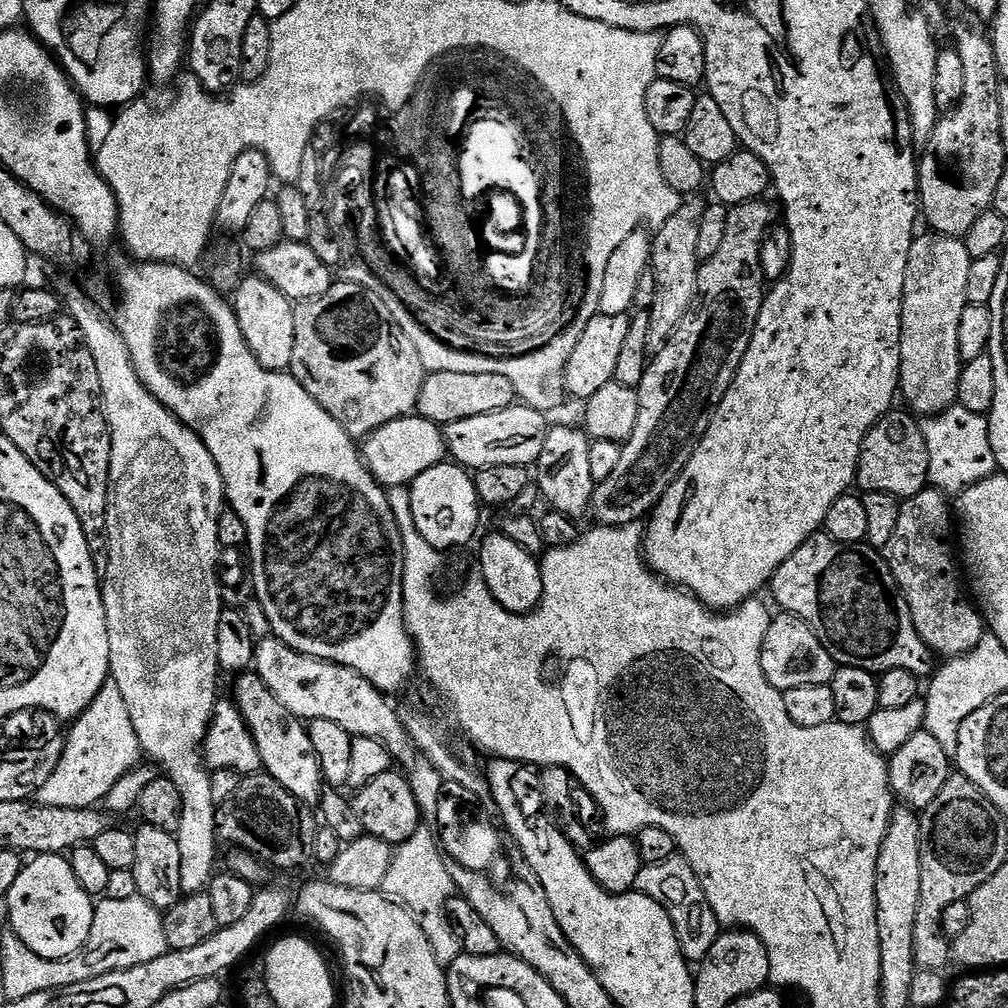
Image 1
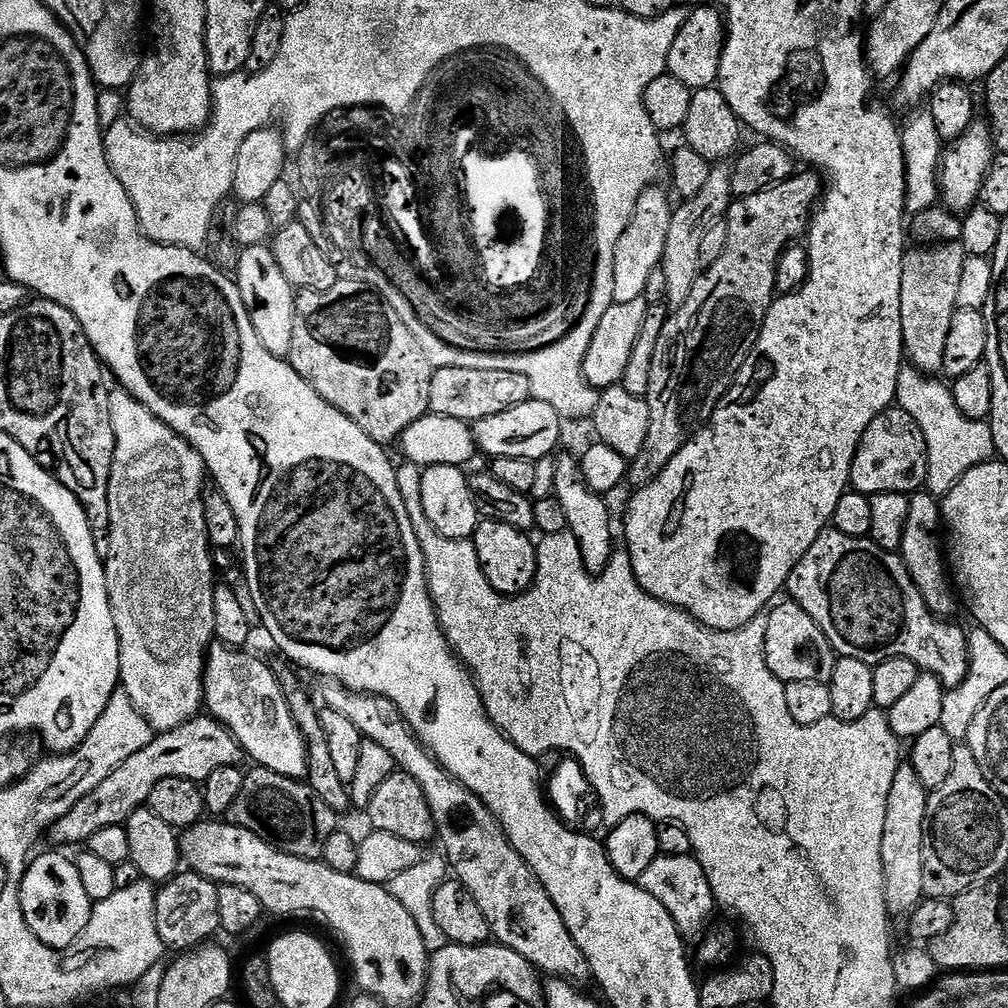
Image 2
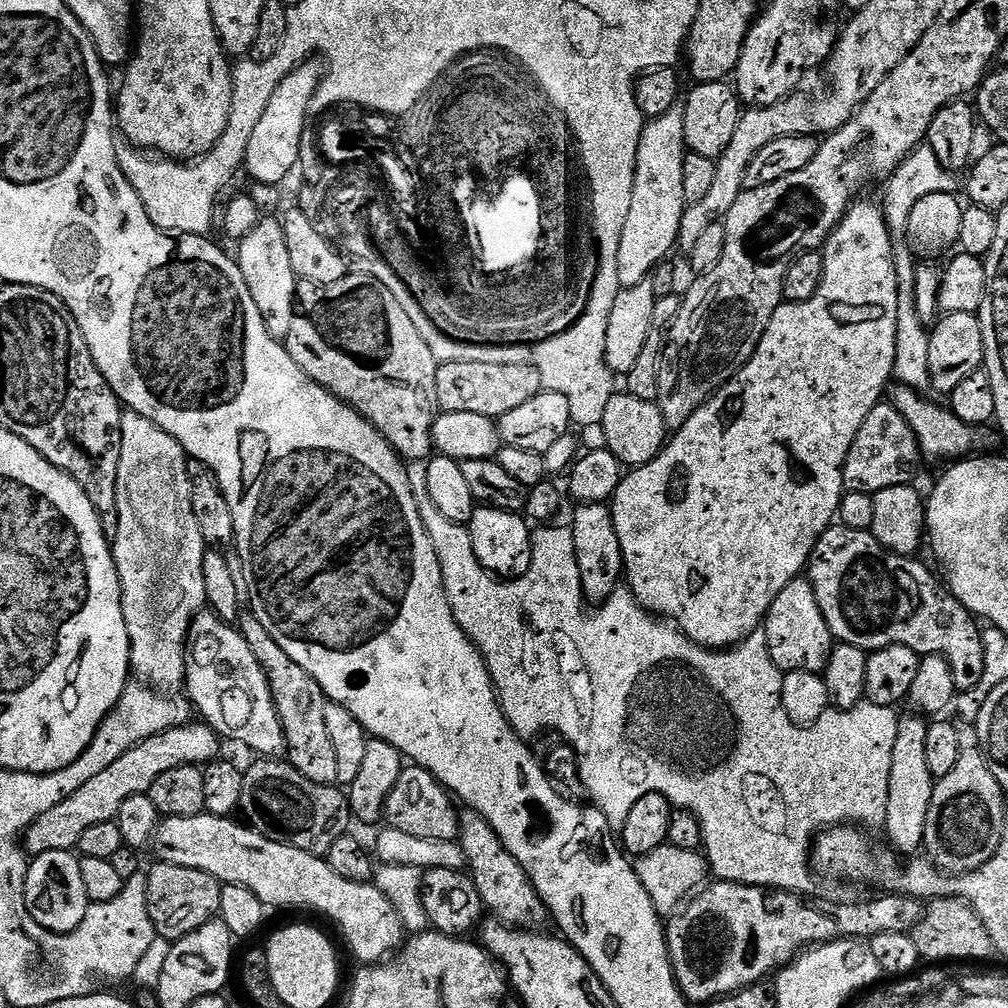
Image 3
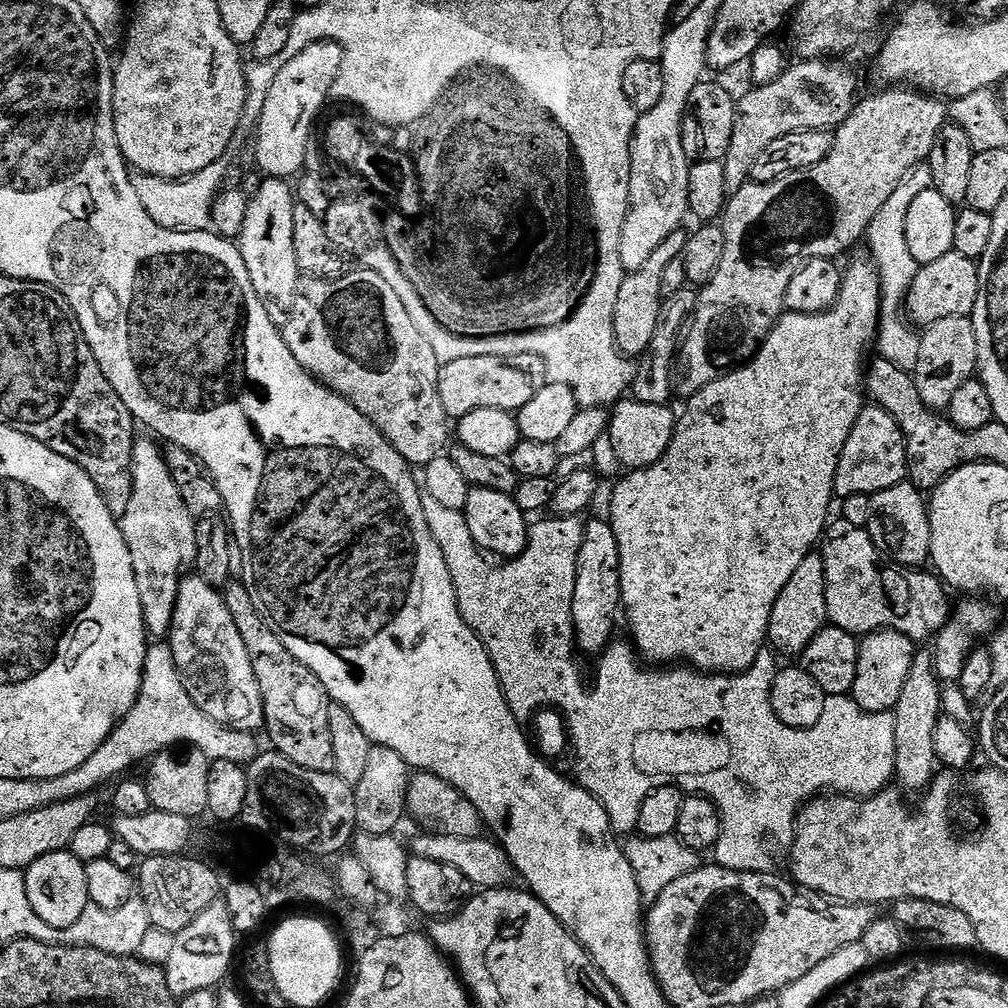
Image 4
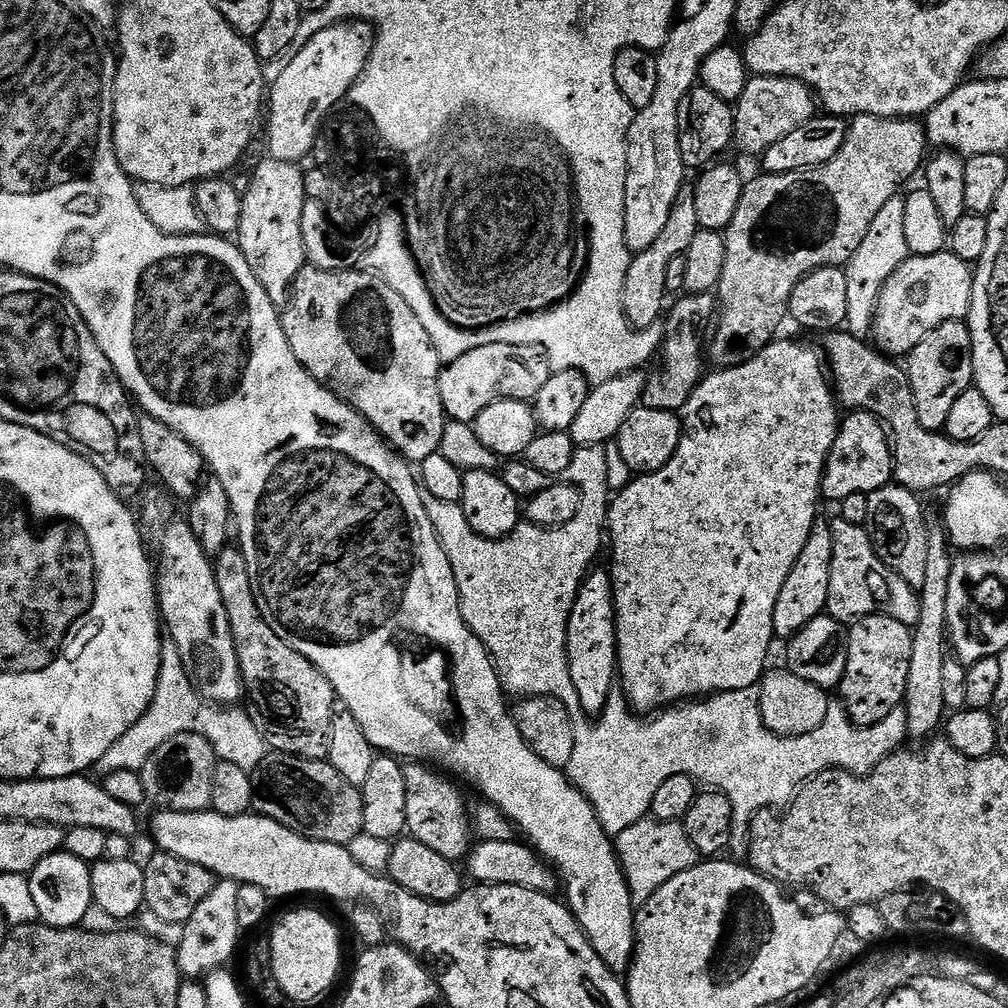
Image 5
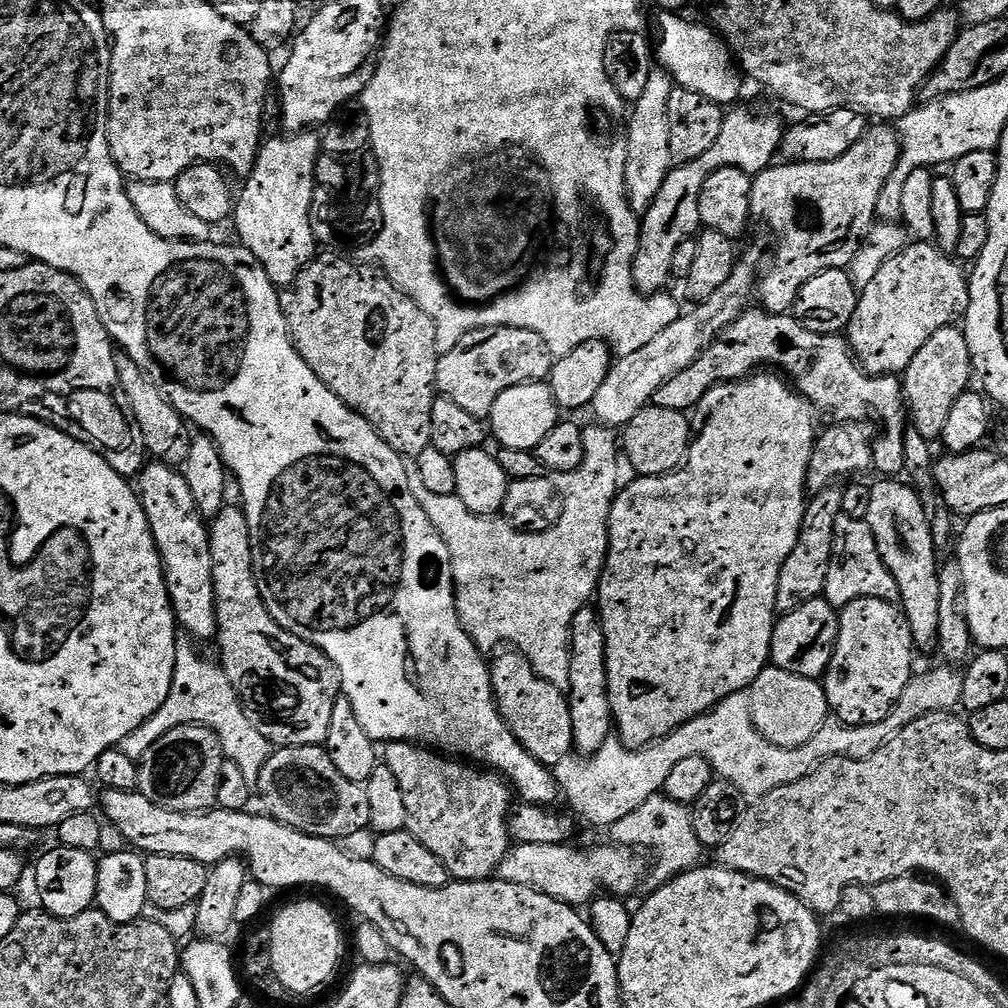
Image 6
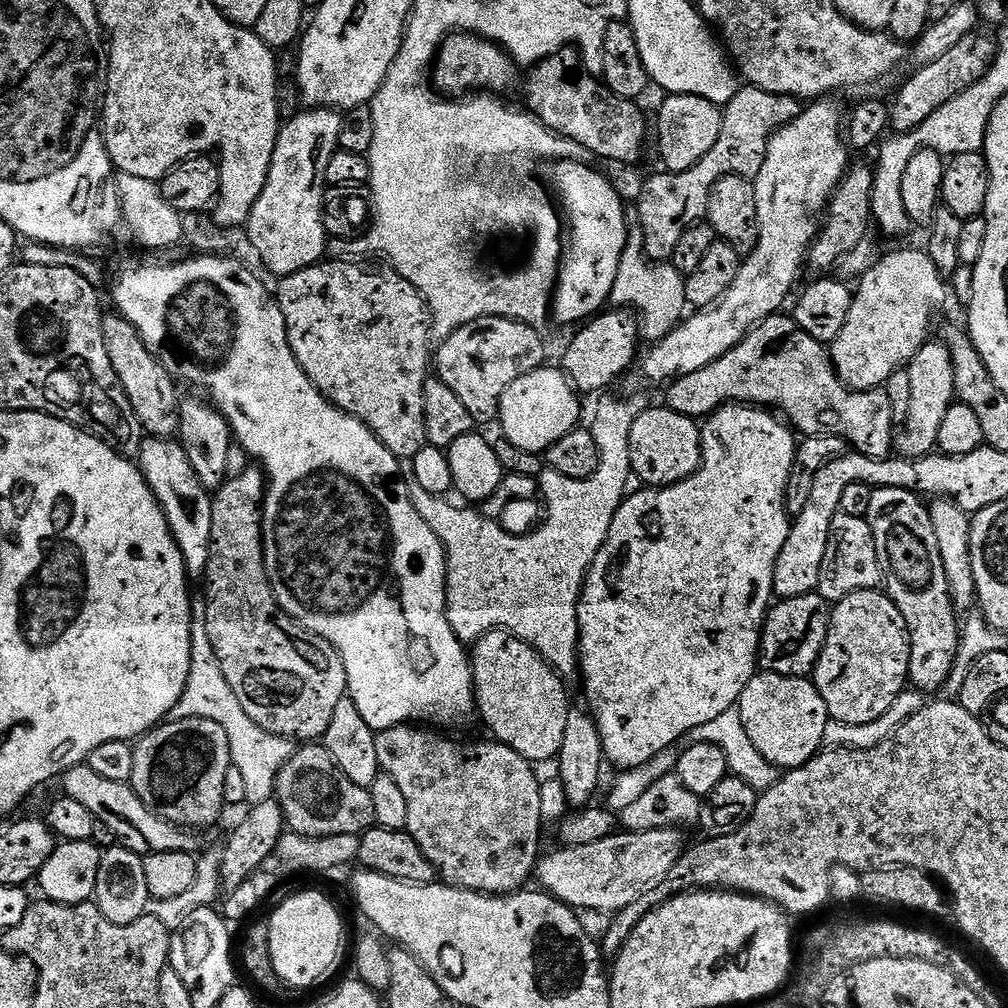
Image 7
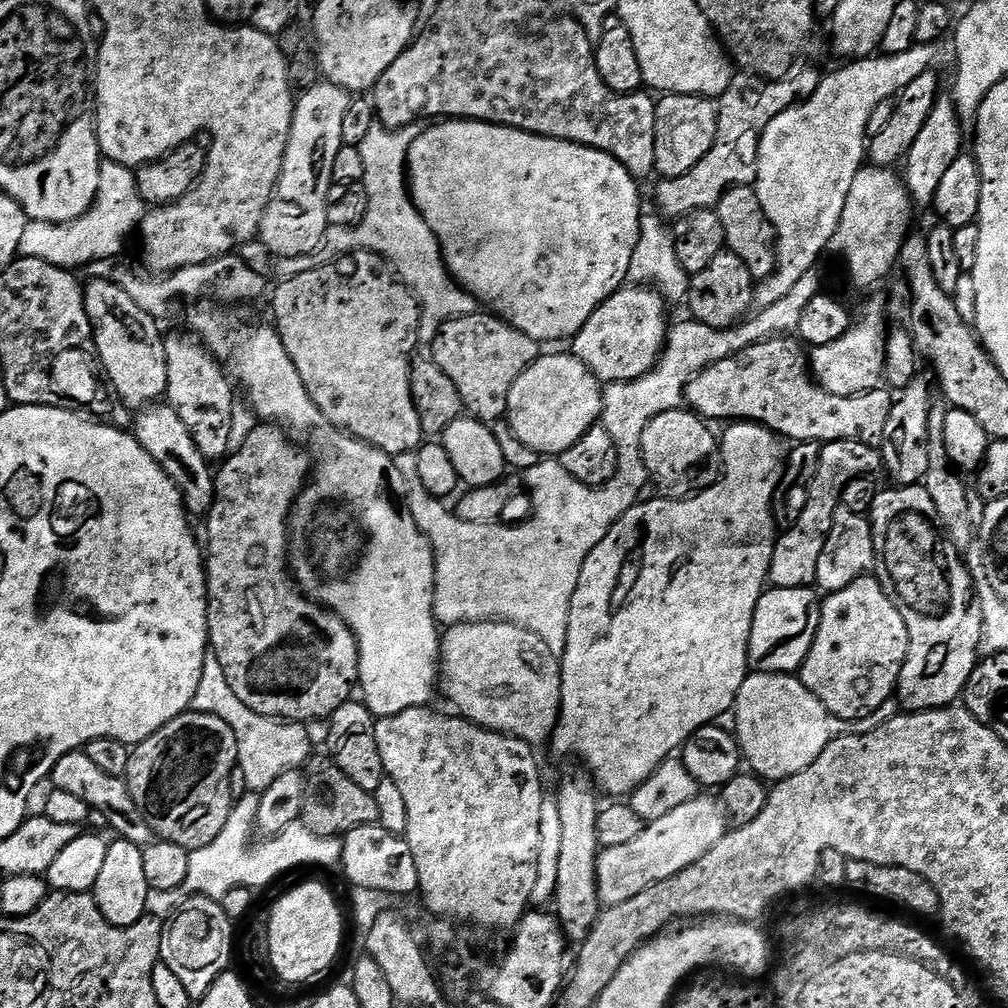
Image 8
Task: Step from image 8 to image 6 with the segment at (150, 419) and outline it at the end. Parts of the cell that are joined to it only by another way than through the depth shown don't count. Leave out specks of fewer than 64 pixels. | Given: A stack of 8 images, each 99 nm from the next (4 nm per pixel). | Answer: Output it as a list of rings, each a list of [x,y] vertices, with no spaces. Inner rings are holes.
[[[145,463],[144,471],[138,477],[138,495],[154,534],[160,561],[164,564],[164,577],[177,625],[193,641],[211,641],[216,634],[216,599],[206,517],[198,510],[184,475],[170,464]]]

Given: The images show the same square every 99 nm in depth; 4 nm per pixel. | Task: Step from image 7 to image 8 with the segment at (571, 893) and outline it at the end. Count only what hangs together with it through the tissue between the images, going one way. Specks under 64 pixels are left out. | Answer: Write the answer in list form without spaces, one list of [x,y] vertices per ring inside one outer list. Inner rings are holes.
[[[712,794],[695,796],[690,802],[682,802],[670,814],[645,823],[642,834],[622,846],[601,848],[596,857],[596,877],[601,905],[607,906],[626,902],[634,894],[642,894],[651,884],[674,878],[686,866],[694,866],[702,854],[706,854],[730,831],[728,817],[724,815],[724,806]]]

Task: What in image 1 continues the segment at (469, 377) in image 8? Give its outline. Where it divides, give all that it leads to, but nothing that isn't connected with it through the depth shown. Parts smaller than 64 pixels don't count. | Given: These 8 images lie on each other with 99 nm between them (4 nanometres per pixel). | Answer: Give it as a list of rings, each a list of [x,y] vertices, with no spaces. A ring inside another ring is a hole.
[[[427,373],[418,394],[416,412],[422,418],[441,426],[462,422],[462,418],[478,418],[478,414],[494,414],[517,403],[514,382],[502,374],[438,374]]]

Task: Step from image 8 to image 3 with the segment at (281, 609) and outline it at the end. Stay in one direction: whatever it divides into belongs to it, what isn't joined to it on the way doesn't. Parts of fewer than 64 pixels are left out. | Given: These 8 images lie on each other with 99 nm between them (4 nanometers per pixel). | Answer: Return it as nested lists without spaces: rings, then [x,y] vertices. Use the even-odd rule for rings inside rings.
[[[241,611],[238,630],[246,638],[246,646],[254,650],[254,658],[258,658],[268,679],[274,706],[282,722],[288,763],[293,764],[306,778],[310,778],[310,782],[335,785],[338,766],[334,745],[326,734],[324,691],[310,674],[306,674],[306,670],[302,670],[302,666],[298,666],[298,662],[294,662],[294,658],[290,658],[290,654],[286,654],[286,650],[282,650],[282,646],[278,646],[278,642],[274,642],[274,638],[270,638],[270,634],[260,625],[252,611]]]

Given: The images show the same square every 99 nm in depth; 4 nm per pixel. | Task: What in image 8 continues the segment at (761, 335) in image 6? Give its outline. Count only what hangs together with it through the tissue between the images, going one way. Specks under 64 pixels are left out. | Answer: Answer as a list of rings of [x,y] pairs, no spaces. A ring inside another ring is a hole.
[[[788,334],[772,336],[769,340],[762,340],[746,350],[734,352],[718,362],[709,364],[701,372],[697,372],[692,381],[684,387],[684,404],[705,421],[762,424],[785,441],[788,439],[788,442],[821,446],[835,440],[853,440],[875,445],[884,437],[886,418],[890,418],[893,403],[893,393],[883,387],[857,396],[835,396],[822,390],[810,371],[810,360],[806,355],[805,345]]]

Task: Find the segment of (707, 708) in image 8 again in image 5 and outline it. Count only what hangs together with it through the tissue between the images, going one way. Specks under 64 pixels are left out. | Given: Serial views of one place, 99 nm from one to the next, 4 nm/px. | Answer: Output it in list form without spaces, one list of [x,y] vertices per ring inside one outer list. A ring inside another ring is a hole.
[[[777,338],[756,353],[754,359],[739,364],[737,368],[716,370],[713,371],[713,376],[705,375],[692,389],[682,410],[680,441],[678,450],[674,450],[674,458],[670,458],[670,462],[662,466],[662,470],[646,472],[632,478],[617,496],[615,493],[611,497],[606,528],[610,533],[610,544],[612,540],[610,571],[616,603],[618,680],[629,704],[637,713],[652,714],[665,706],[675,706],[693,698],[707,698],[718,692],[756,688],[764,679],[769,667],[768,651],[772,648],[772,640],[774,641],[774,602],[778,602],[782,585],[786,578],[790,578],[790,570],[794,570],[794,562],[798,562],[798,554],[802,554],[802,549],[810,538],[810,530],[816,525],[816,507],[822,504],[820,483],[842,419],[838,396],[826,371],[825,357],[817,352],[808,344]]]

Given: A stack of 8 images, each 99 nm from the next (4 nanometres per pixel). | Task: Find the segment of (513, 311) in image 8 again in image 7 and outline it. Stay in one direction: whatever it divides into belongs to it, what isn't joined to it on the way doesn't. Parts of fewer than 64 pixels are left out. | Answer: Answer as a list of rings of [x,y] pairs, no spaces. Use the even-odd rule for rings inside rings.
[[[561,160],[551,165],[551,191],[558,201],[559,211],[566,217],[567,228],[564,259],[560,261],[560,275],[556,277],[556,287],[550,301],[551,315],[554,320],[556,316],[560,324],[579,325],[587,322],[611,301],[614,282],[618,278],[618,266],[630,235],[630,223],[624,213],[624,200],[619,190],[598,169],[584,163],[580,160]]]

